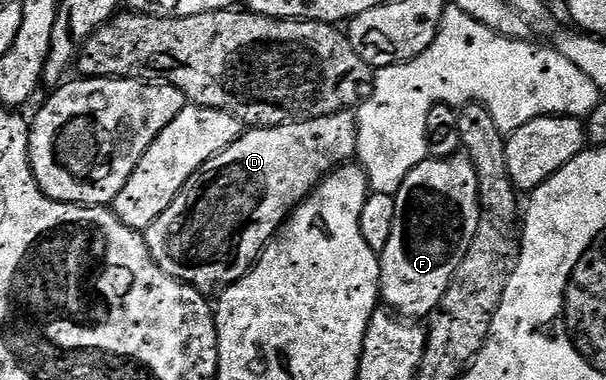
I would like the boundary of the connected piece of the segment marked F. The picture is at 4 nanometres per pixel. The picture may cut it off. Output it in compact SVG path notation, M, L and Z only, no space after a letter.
M463 152L453 157L434 157L418 163L394 195L394 231L390 231L390 243L379 253L380 295L383 304L404 319L424 319L435 313L442 295L452 282L458 263L466 255L478 227L482 224L482 210L478 195L478 175L474 163Z

